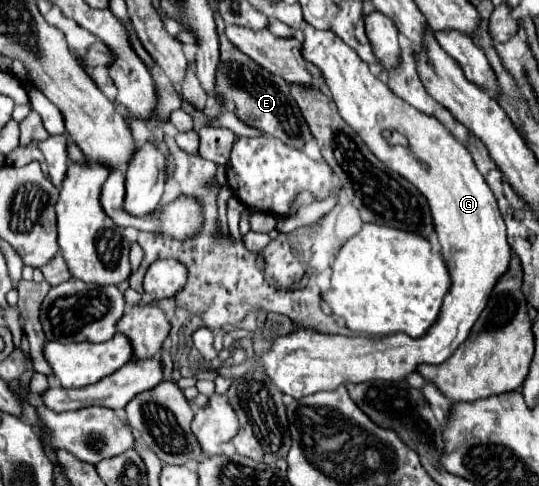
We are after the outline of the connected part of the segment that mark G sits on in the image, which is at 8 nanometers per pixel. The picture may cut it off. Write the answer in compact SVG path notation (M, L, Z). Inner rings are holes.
M306 26L302 52L308 62L320 68L340 116L354 128L356 134L360 134L372 154L376 154L380 162L384 162L390 170L396 170L426 196L452 284L444 296L438 320L420 338L394 334L372 340L362 336L348 338L338 334L314 334L312 330L294 330L286 336L274 336L264 330L264 336L270 342L270 352L260 360L272 382L296 400L318 390L336 390L338 386L356 382L400 382L408 374L416 372L416 368L424 362L444 362L452 356L456 346L468 338L470 328L484 310L496 280L508 270L510 262L506 226L496 198L484 176L478 172L470 152L450 134L450 130L446 130L444 124L430 114L424 114L398 98L334 32ZM382 130L396 130L404 134L408 138L408 146L388 146ZM422 162L426 162L428 168L422 168Z

